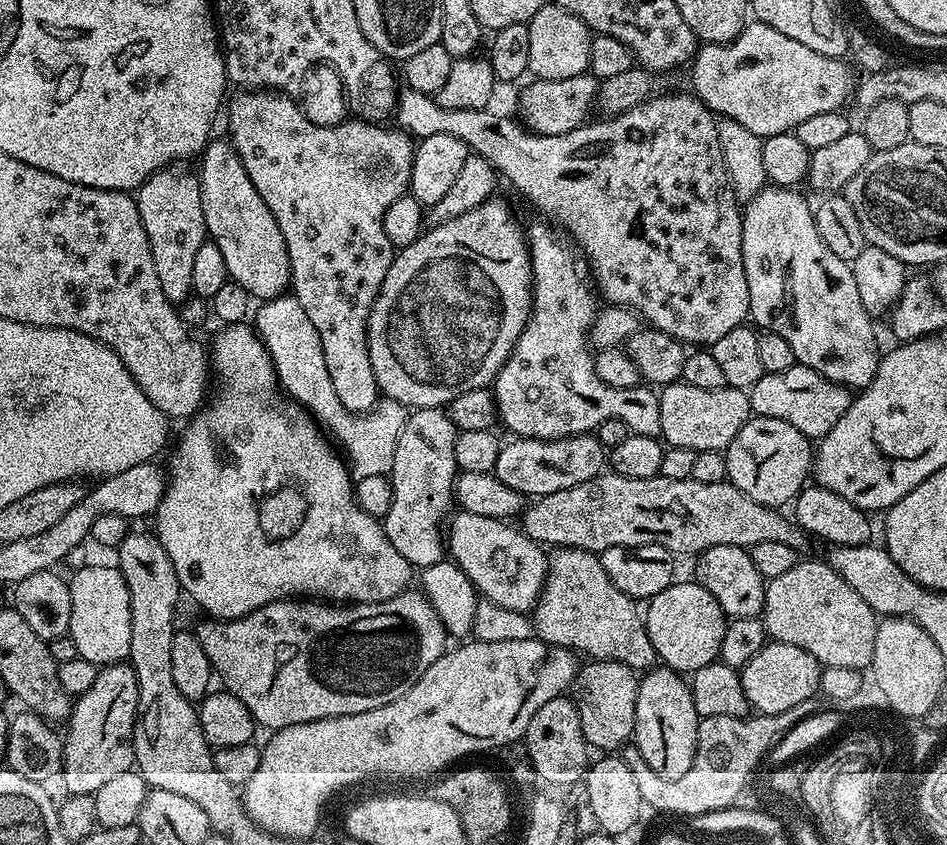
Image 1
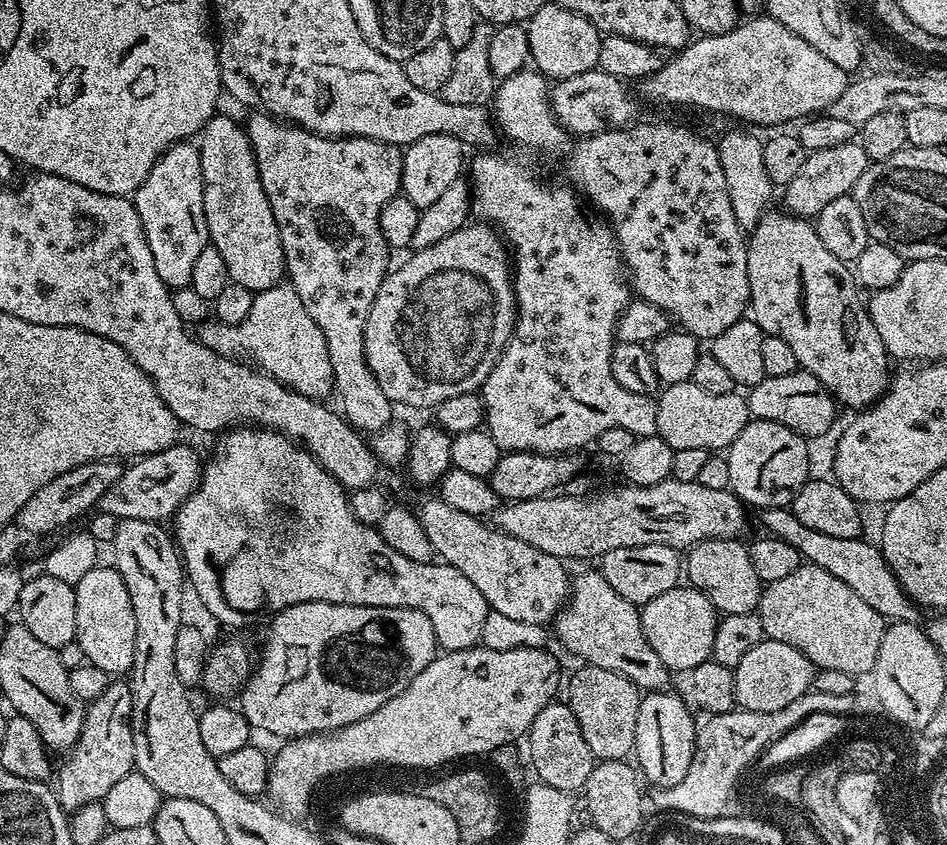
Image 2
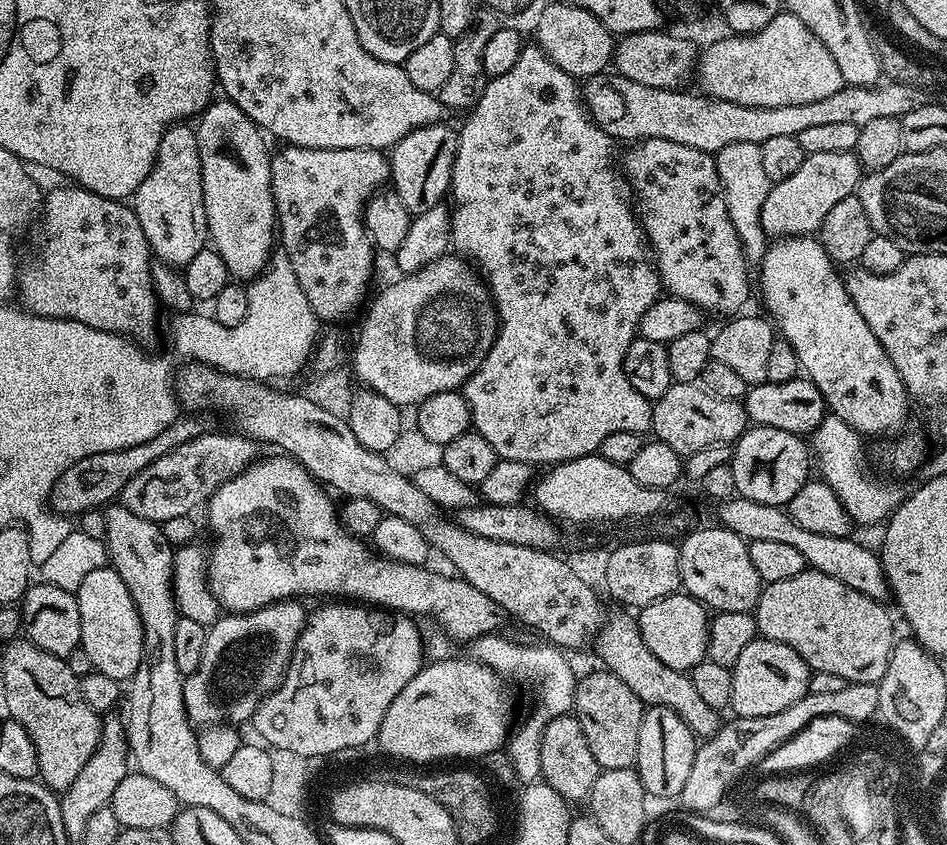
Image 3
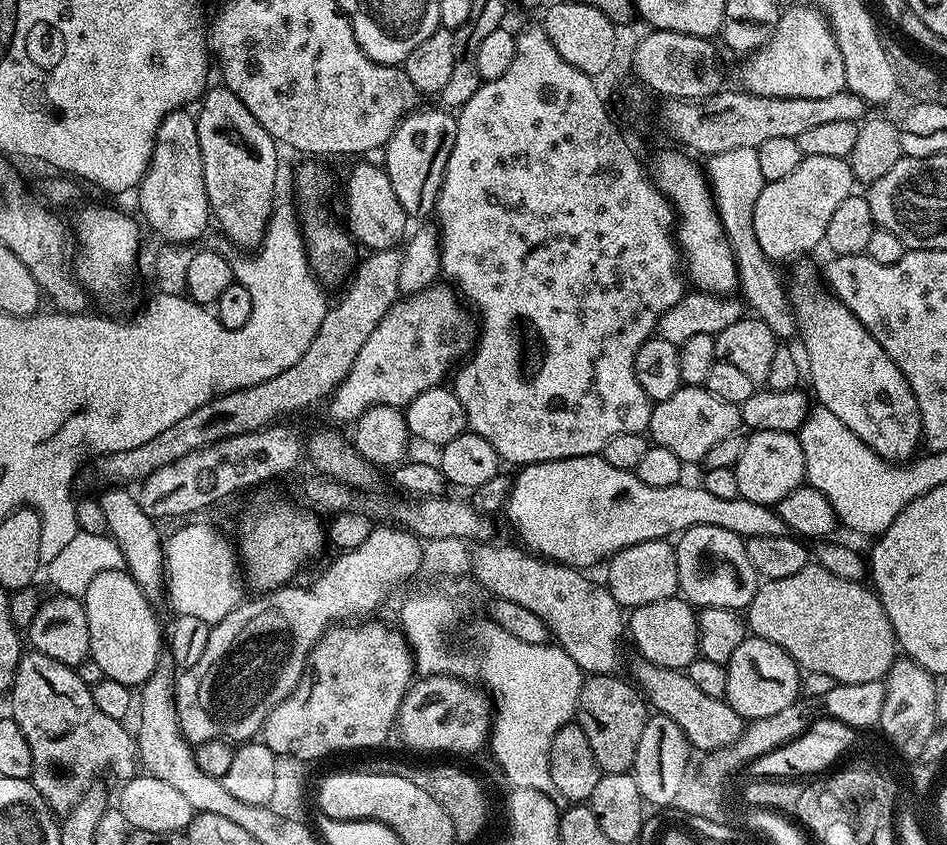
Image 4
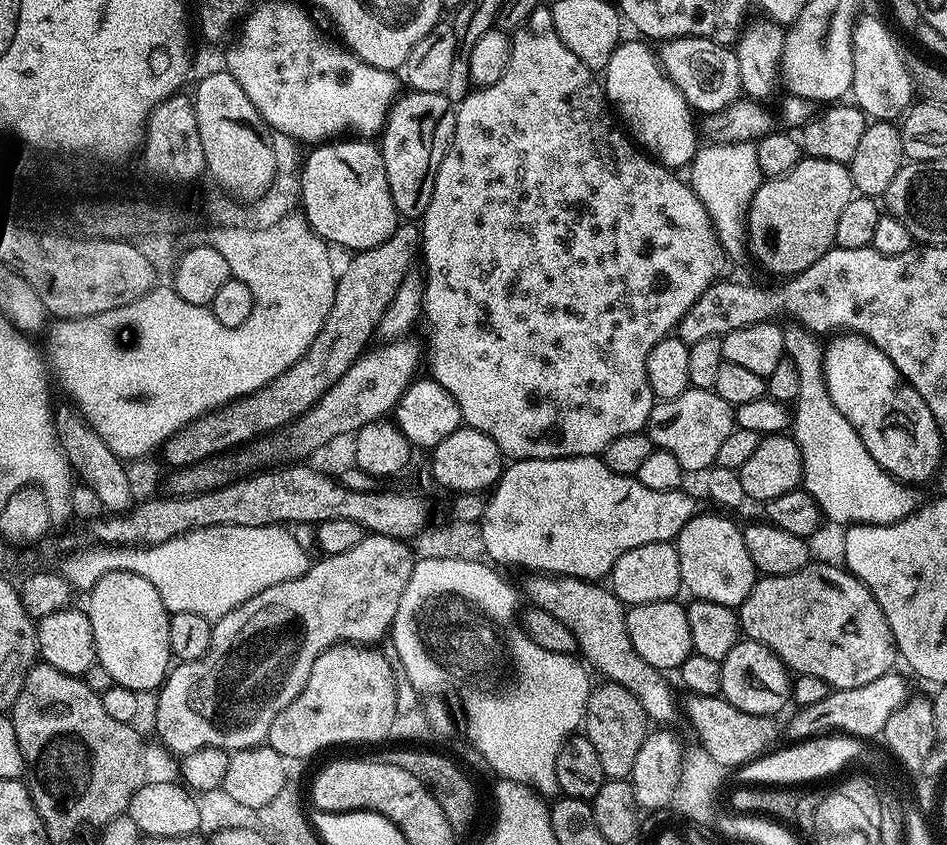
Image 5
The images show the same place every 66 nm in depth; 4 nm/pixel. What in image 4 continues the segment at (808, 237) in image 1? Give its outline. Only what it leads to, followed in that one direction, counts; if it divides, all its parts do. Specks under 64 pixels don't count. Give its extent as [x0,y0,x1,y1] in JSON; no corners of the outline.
[790,284,922,461]

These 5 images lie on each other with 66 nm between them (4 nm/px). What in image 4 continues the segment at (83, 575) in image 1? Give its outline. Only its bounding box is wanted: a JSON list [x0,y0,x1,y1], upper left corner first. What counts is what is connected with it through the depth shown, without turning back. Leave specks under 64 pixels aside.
[82,568,162,686]

